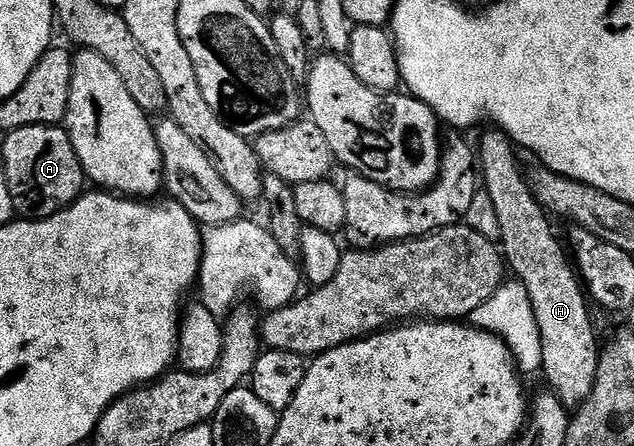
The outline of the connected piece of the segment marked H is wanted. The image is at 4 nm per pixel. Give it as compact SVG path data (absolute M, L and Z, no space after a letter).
M490 128L482 143L476 146L480 182L498 221L497 237L505 265L509 273L528 288L528 300L532 300L532 312L536 312L542 345L541 377L546 377L549 393L555 394L566 407L577 408L590 398L598 375L600 345L590 316L591 303L563 239L561 242L554 235L551 215L530 191L527 175L522 175L514 153L516 147L508 135Z

